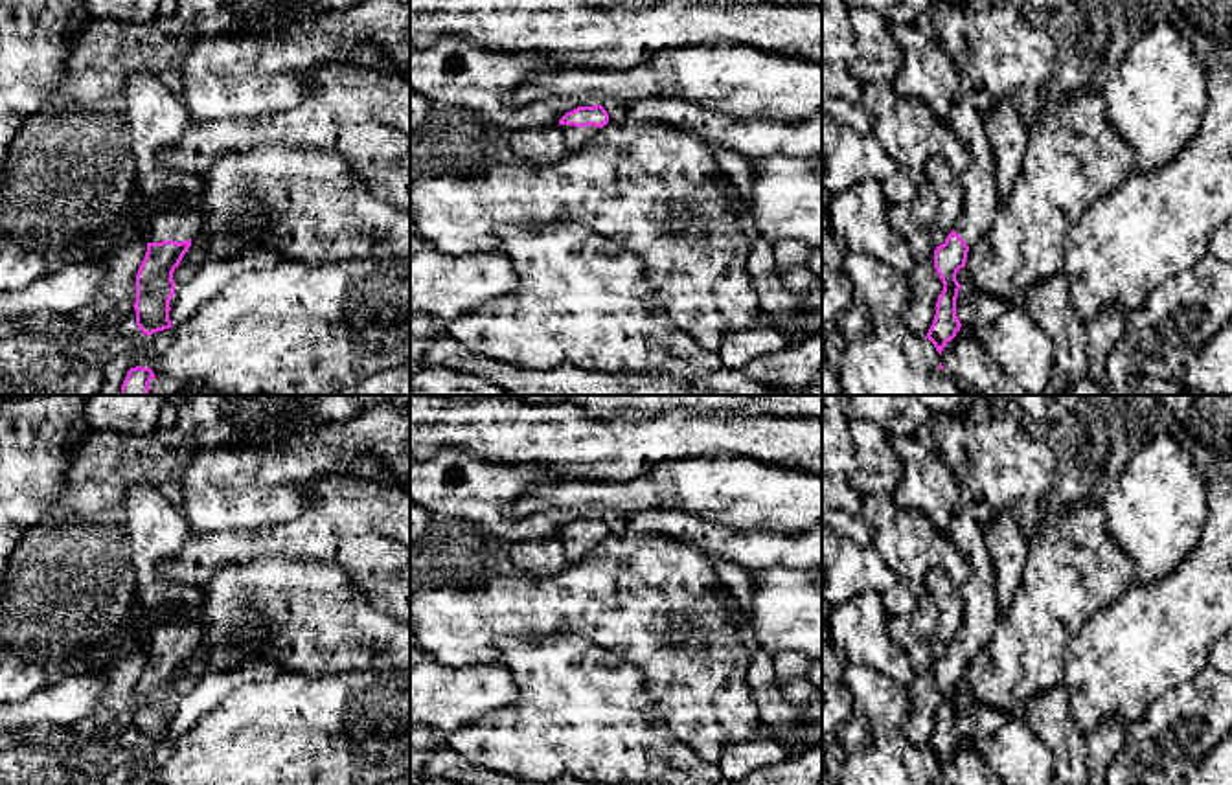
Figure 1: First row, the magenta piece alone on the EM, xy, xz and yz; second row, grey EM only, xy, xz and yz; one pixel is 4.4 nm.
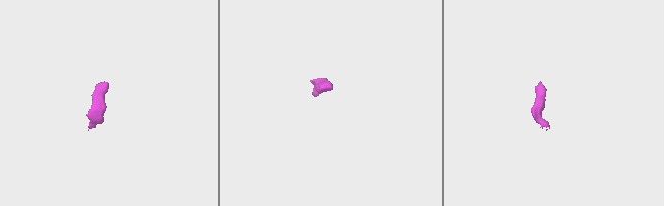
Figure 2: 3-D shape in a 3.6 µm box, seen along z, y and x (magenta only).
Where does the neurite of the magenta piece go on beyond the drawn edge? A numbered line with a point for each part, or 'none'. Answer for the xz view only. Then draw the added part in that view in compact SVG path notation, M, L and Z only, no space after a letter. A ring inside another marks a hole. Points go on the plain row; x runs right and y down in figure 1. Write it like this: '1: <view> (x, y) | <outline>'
1: xz (574, 548) | M559 537L563 540L565 555L570 563L579 563L598 542L599 539L574 539L574 537Z

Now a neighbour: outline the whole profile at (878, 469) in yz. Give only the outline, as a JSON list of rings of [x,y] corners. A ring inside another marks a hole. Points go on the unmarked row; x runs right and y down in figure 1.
[[[853,419],[850,434],[857,449],[857,467],[848,476],[850,485],[862,498],[894,493],[901,482],[903,467],[890,445],[888,432],[877,423]]]

